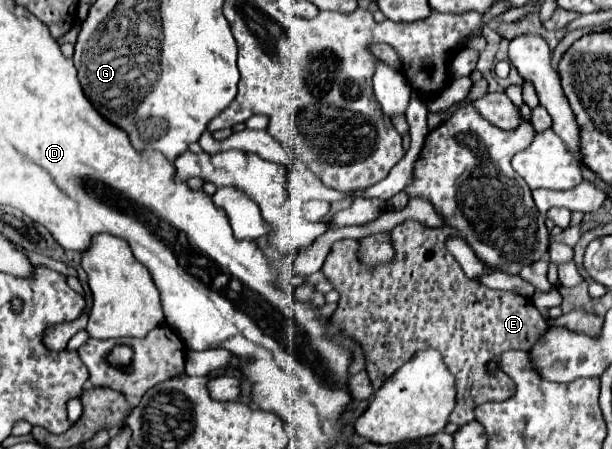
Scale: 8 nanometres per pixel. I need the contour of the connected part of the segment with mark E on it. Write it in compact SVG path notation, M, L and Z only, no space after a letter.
M405 220L391 230L393 240L393 264L381 264L381 268L365 268L357 256L357 240L337 240L323 264L323 274L333 282L339 292L339 304L333 314L333 326L351 336L367 356L367 372L373 388L381 388L381 384L413 356L417 350L435 348L443 354L443 362L449 372L457 380L457 404L449 422L459 426L475 420L475 408L483 402L501 402L513 396L513 380L505 376L501 370L491 372L487 362L507 350L529 350L537 338L545 332L547 322L539 314L539 310L531 304L531 300L505 290L487 288L475 280L469 280L459 262L447 250L445 240L449 236L461 236L455 228L429 228L417 220Z

